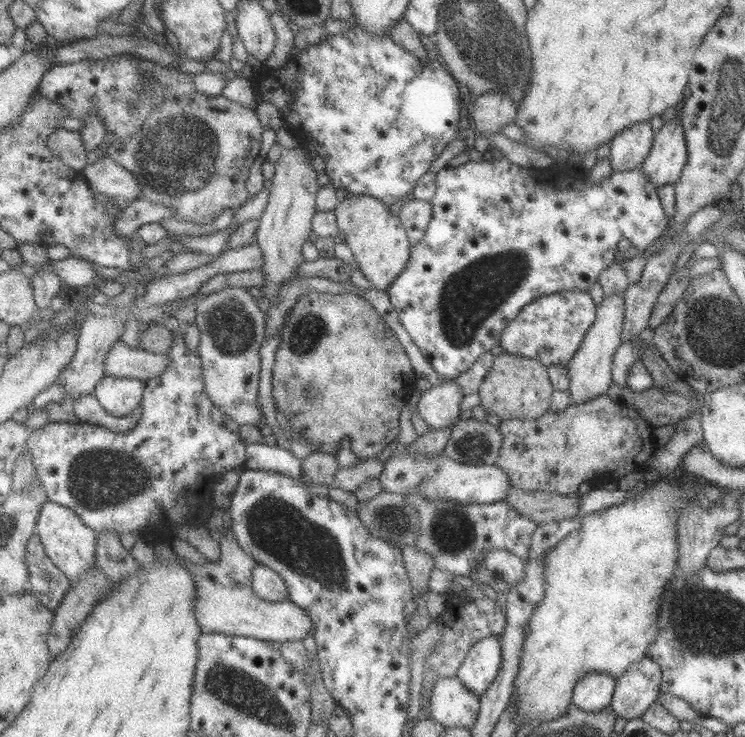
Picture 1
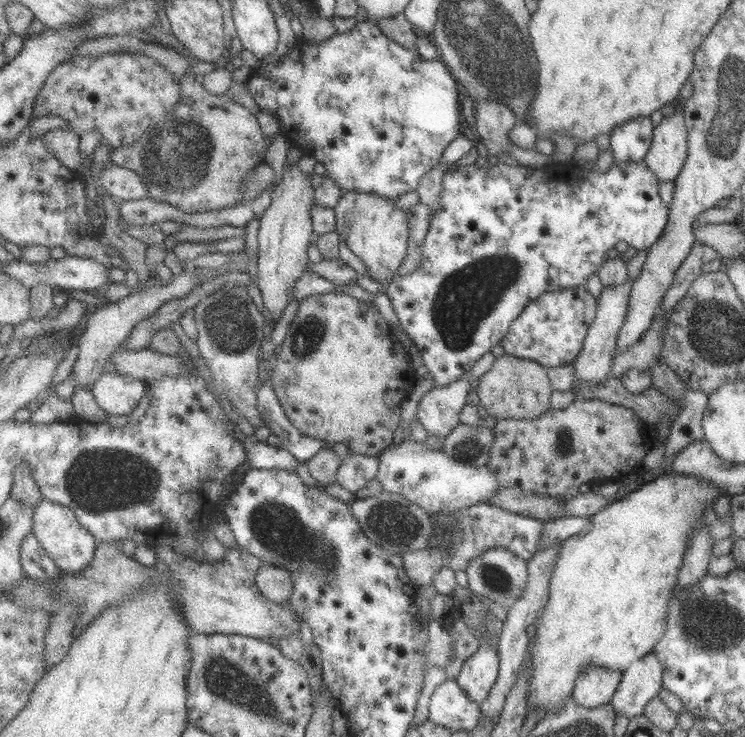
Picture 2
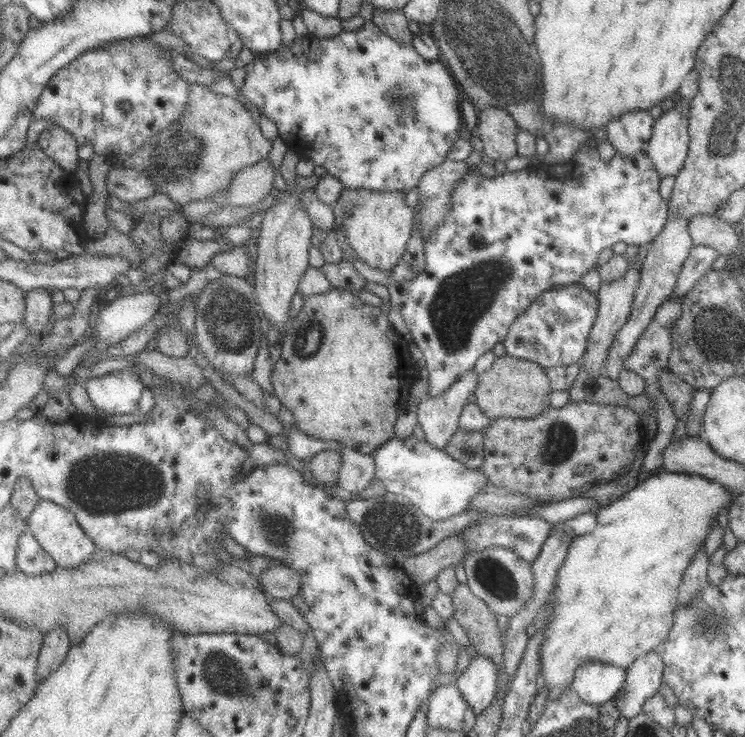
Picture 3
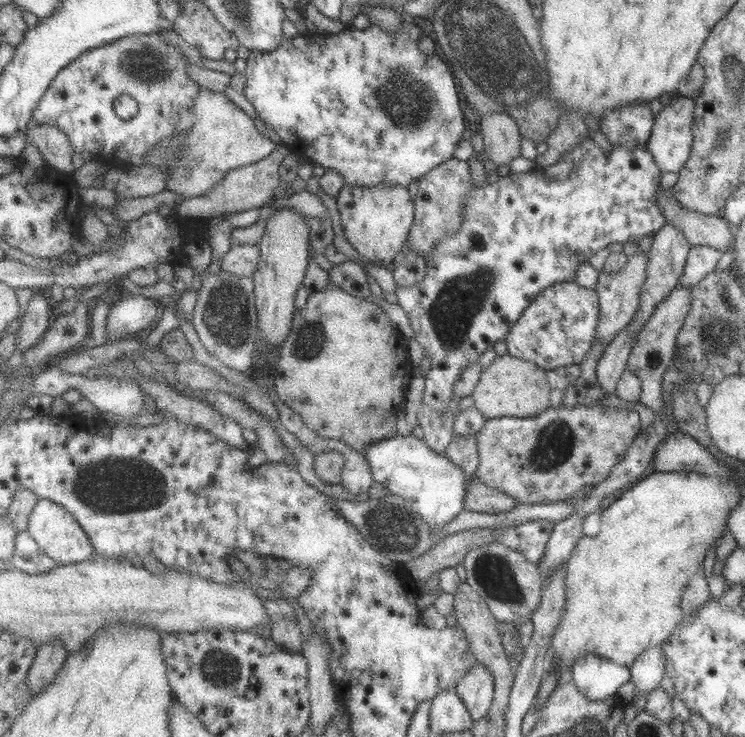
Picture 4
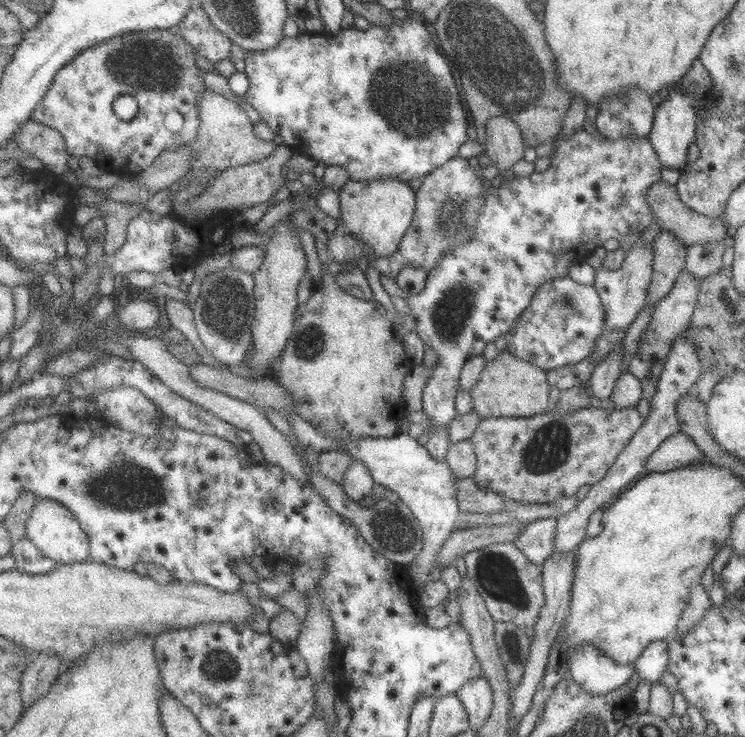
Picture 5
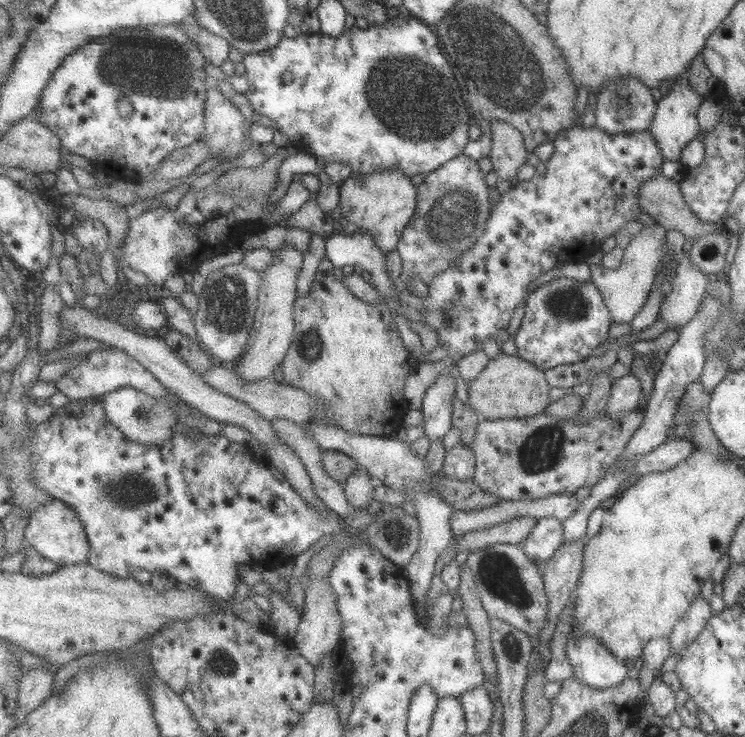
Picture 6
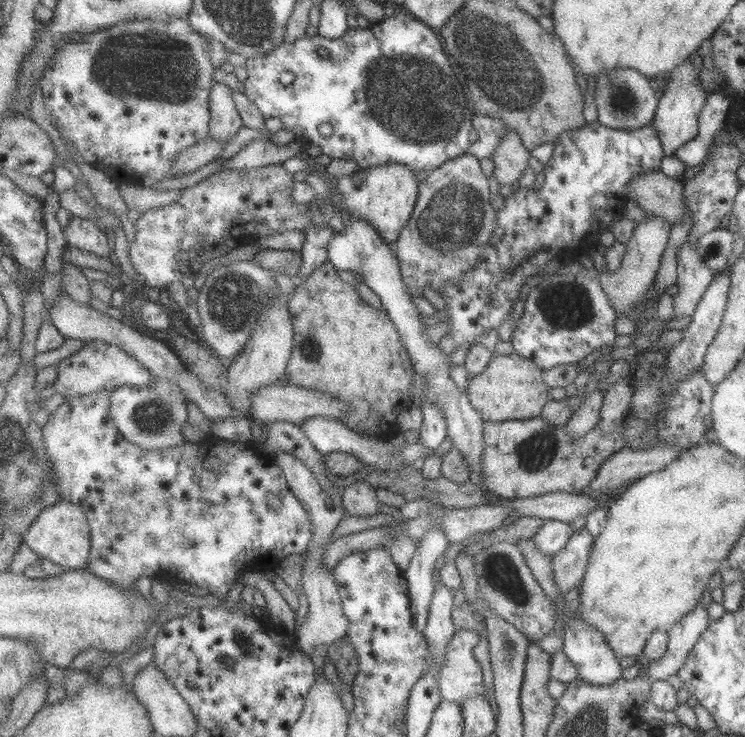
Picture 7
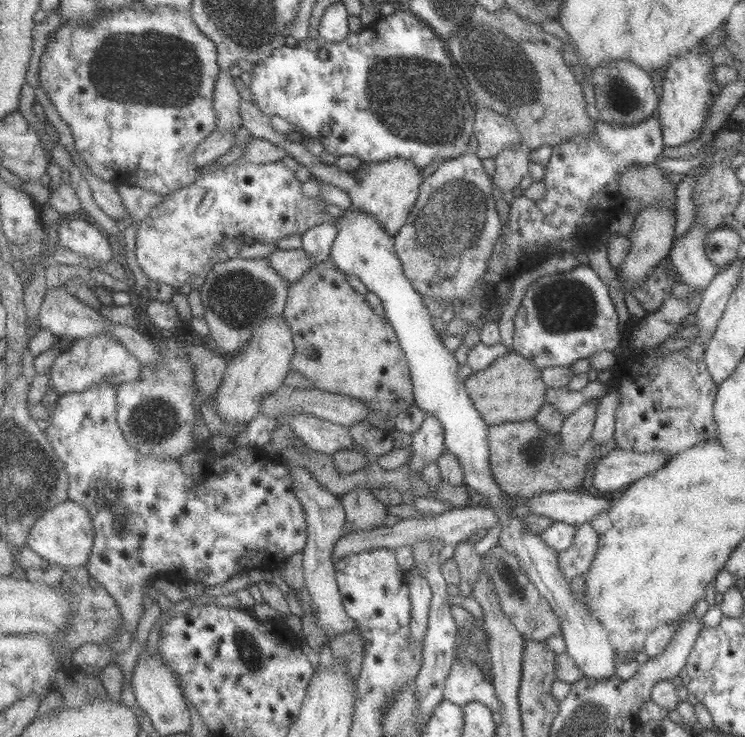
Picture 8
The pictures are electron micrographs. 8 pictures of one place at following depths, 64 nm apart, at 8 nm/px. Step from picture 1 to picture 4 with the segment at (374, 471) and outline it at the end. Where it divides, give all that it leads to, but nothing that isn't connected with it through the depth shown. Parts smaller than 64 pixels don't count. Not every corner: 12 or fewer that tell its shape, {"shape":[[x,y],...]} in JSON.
{"shape":[[341,440],[329,448],[346,456],[340,484],[367,497],[376,483],[367,457]]}

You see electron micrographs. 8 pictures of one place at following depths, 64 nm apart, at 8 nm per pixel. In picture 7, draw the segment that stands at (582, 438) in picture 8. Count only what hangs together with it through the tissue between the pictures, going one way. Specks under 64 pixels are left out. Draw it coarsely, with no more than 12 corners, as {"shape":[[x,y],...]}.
{"shape":[[605,392],[583,398],[566,424],[571,437],[585,437],[599,421]]}

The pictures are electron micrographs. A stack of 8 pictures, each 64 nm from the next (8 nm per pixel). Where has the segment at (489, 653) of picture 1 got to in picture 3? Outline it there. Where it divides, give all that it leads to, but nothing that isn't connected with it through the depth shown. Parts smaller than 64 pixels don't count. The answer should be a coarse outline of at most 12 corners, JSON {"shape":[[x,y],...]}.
{"shape":[[478,655],[453,680],[479,715],[498,692],[498,665]]}

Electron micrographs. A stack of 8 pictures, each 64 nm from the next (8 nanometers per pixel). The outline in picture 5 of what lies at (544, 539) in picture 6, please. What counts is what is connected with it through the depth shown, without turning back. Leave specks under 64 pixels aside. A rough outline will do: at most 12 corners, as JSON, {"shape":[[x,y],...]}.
{"shape":[[539,518],[513,543],[543,568],[556,552],[558,520]]}

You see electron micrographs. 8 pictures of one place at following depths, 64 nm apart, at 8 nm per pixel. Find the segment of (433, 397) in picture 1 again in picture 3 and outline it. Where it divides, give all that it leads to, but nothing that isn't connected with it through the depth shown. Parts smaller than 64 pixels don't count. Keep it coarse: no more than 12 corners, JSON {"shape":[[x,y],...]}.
{"shape":[[470,370],[445,395],[426,396],[416,414],[425,440],[445,450],[459,431],[479,378]]}

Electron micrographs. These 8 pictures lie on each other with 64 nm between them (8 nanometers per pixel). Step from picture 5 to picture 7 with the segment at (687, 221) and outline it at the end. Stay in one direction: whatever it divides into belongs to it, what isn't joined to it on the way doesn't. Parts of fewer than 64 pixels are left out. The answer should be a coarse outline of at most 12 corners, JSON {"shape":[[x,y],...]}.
{"shape":[[660,171],[631,179],[627,198],[670,226],[686,213],[683,184]]}

